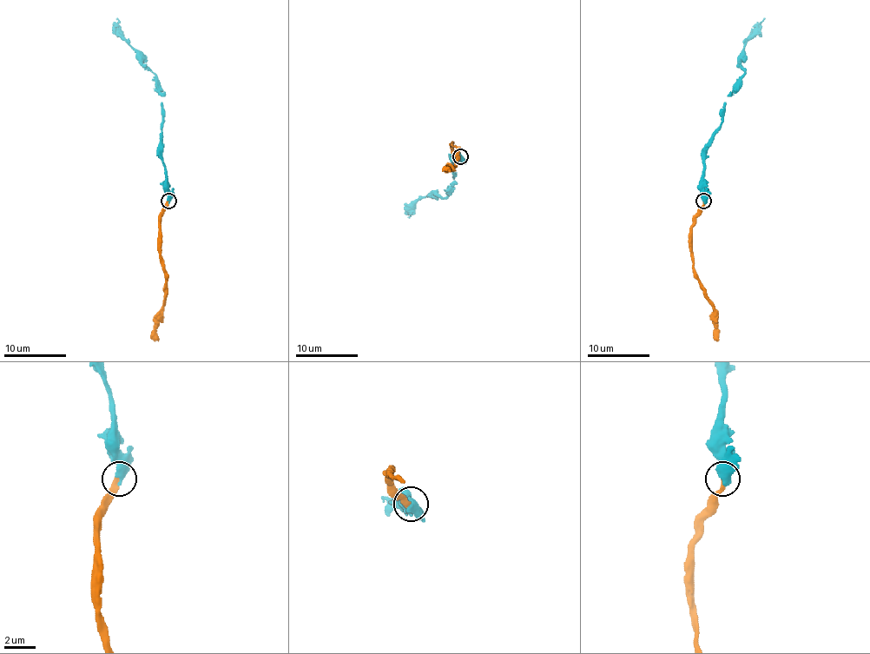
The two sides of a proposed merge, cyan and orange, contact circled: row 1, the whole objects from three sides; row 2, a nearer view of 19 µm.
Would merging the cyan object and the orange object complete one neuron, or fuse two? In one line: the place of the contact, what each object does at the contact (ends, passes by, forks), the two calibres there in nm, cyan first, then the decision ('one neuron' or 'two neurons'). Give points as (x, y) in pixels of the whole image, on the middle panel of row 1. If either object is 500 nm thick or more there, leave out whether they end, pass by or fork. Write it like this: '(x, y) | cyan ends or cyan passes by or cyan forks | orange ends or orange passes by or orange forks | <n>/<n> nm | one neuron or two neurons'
(460, 156) | 650/320 nm | one neuron

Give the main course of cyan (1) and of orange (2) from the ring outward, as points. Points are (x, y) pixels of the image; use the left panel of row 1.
1: (168, 201), (161, 145), (161, 93), (157, 89), (157, 77), (141, 62), (116, 18)
2: (168, 201), (160, 219), (160, 259), (165, 278), (165, 301), (154, 340)

